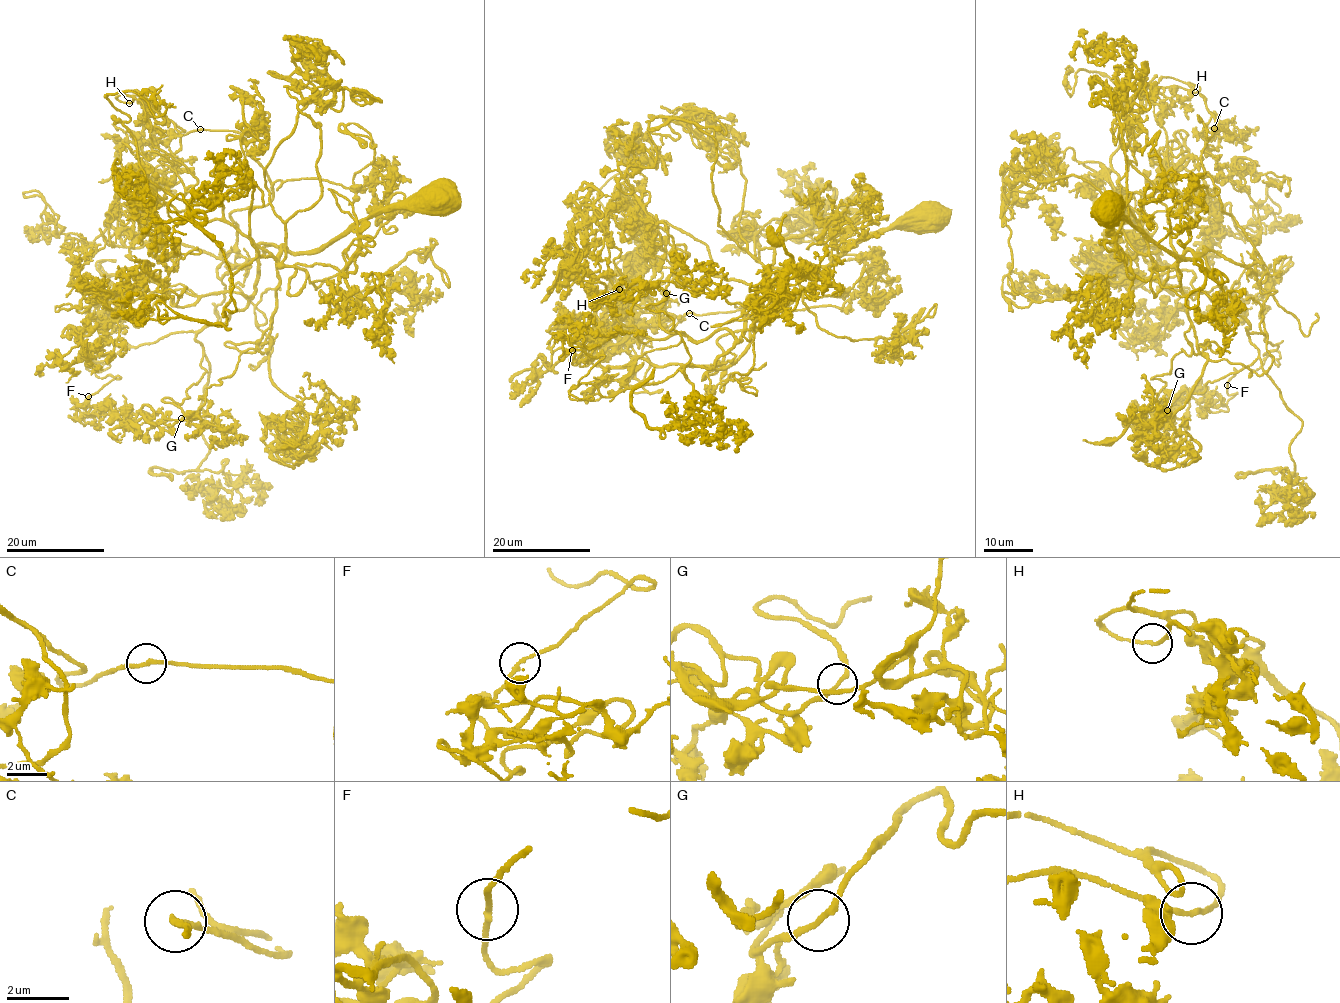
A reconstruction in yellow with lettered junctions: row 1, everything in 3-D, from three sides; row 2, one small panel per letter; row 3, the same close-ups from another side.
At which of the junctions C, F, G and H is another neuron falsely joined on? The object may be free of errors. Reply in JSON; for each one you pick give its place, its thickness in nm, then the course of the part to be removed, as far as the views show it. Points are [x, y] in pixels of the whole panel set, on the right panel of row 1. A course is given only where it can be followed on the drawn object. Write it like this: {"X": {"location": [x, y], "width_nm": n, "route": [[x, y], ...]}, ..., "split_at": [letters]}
{"split_at": []}

